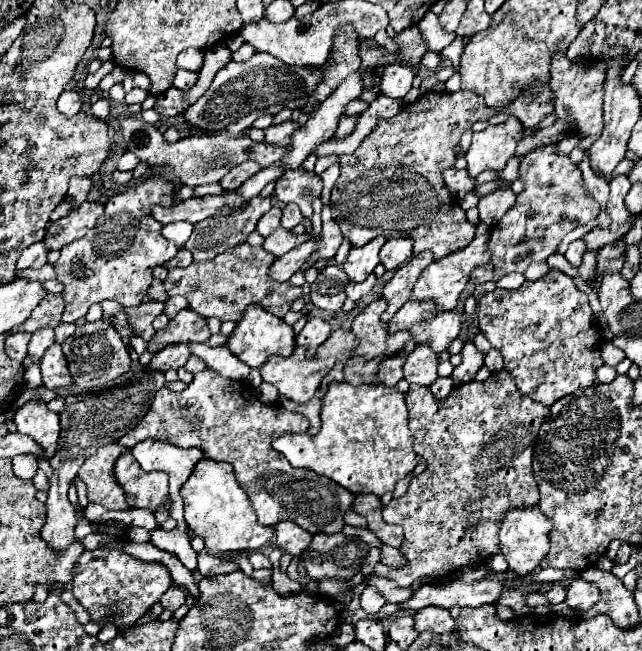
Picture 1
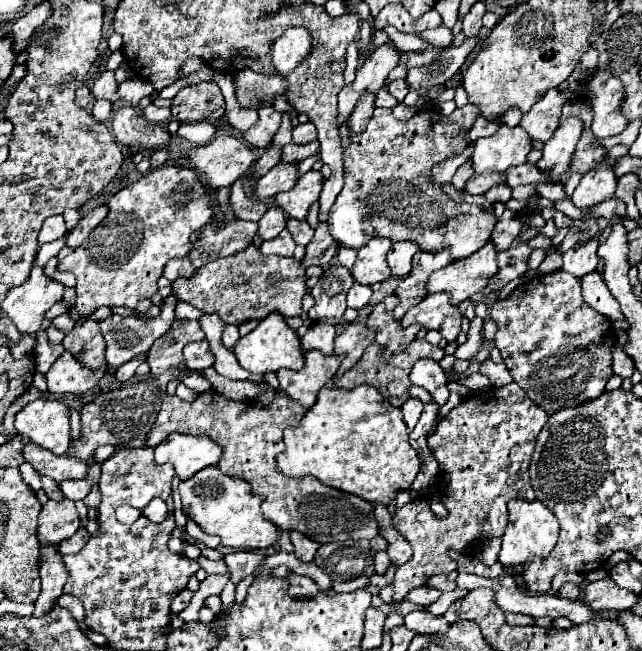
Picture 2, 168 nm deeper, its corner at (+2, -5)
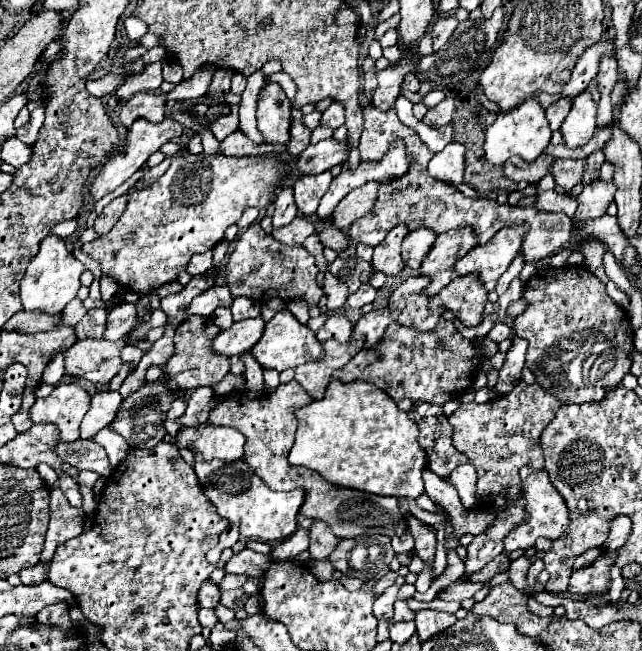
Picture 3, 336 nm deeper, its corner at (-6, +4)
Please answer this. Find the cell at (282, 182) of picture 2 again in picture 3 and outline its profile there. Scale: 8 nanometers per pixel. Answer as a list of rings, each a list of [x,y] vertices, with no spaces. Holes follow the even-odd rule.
[[[326,139],[316,145],[308,145],[296,159],[296,167],[298,173],[302,175],[318,175],[334,165],[342,165],[344,161],[346,161],[346,141]]]

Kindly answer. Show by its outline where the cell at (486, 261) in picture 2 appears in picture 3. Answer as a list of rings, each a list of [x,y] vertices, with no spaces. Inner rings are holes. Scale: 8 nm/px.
[[[526,225],[500,229],[486,245],[476,245],[454,265],[456,275],[478,273],[482,283],[498,281],[498,277],[508,269],[512,259],[518,255],[522,245],[522,235]]]

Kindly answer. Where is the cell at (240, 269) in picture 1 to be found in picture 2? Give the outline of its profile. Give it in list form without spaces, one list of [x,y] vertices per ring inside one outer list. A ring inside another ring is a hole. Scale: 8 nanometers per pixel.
[[[250,244],[242,252],[208,262],[194,272],[192,278],[178,278],[172,292],[206,314],[218,314],[226,324],[242,324],[246,320],[262,320],[272,312],[288,316],[302,316],[302,298],[306,296],[306,268],[296,258],[262,256]]]

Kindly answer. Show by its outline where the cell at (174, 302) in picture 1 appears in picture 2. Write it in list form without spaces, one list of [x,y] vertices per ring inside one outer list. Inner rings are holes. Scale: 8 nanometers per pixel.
[[[178,302],[178,306],[176,306],[176,318],[178,320],[198,320],[202,314],[204,314],[202,310],[194,308],[188,302]]]

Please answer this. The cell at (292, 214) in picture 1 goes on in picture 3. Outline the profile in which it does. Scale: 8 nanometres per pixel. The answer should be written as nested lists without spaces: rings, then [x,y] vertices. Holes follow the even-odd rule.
[[[328,225],[328,227],[324,227],[324,229],[320,229],[320,231],[316,231],[318,233],[318,237],[320,237],[320,243],[324,245],[324,247],[330,247],[330,249],[334,249],[334,251],[340,251],[340,249],[346,249],[348,247],[348,237],[346,237],[346,233],[342,233],[338,227],[334,227],[334,225]]]

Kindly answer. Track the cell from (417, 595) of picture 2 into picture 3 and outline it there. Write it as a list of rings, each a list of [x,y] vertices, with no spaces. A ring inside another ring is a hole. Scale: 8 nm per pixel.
[[[454,581],[452,585],[448,585],[446,589],[442,589],[442,593],[438,593],[436,597],[438,599],[444,599],[444,601],[462,601],[462,599],[468,599],[472,597],[478,589],[482,589],[484,585],[480,583],[472,583],[472,581]]]

